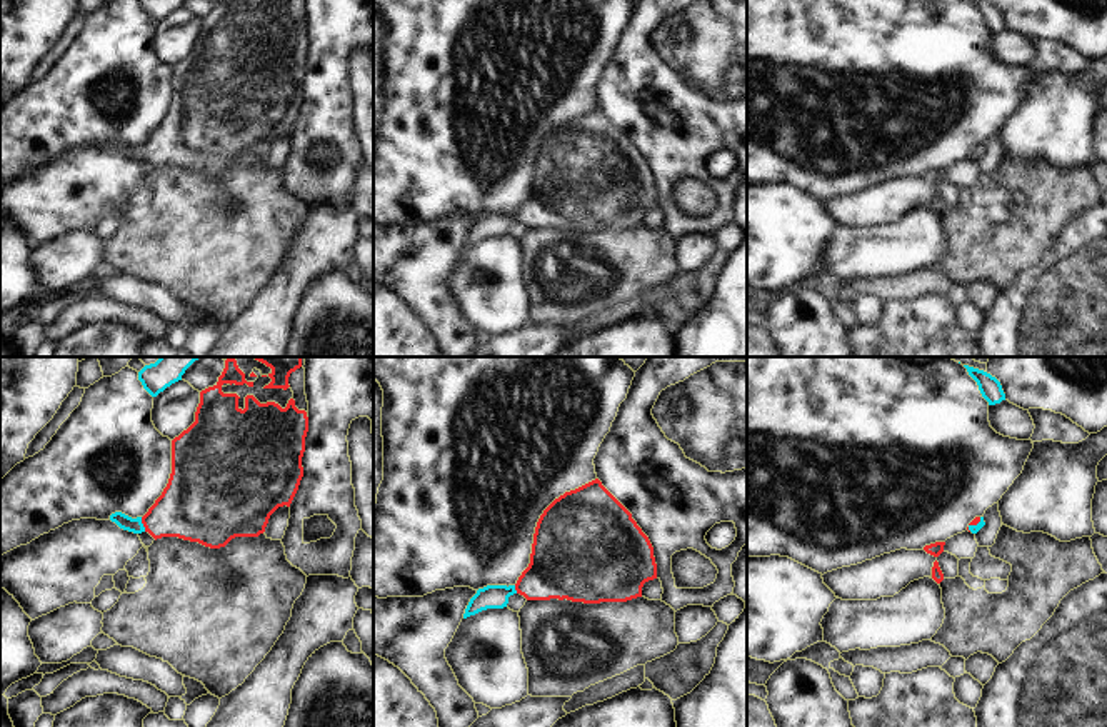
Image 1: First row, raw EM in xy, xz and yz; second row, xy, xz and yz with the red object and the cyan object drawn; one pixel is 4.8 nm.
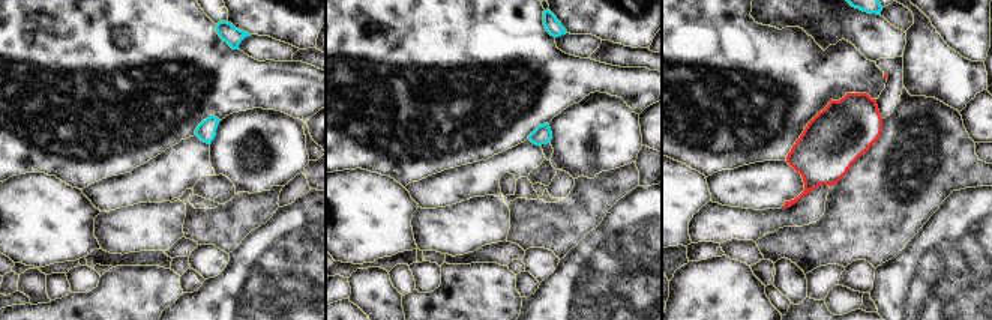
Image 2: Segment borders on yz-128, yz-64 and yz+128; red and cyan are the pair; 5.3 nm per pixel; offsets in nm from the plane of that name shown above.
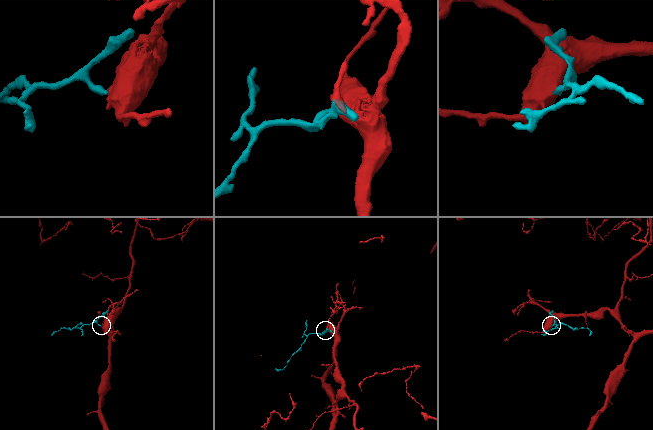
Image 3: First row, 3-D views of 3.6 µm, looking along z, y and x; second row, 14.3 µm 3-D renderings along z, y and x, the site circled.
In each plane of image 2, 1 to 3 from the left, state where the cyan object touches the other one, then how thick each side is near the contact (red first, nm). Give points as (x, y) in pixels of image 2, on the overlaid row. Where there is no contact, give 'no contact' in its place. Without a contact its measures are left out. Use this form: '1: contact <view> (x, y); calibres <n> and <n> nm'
1: no contact
2: no contact
3: no contact

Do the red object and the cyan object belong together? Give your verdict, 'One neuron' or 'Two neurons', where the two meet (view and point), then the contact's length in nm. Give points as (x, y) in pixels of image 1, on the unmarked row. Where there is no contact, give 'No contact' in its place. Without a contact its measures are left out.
One neuron. Touches red at xy (142, 149). Shared border 80 nm

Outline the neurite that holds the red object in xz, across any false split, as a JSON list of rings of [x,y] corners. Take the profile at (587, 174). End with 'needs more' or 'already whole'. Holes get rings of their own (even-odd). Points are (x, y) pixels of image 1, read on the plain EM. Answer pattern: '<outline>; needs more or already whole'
[[[595,105],[543,137],[530,190],[517,210],[478,215],[463,245],[503,235],[513,220],[527,227],[627,228],[642,223],[644,210],[654,205],[657,190],[649,163]]]; needs more

